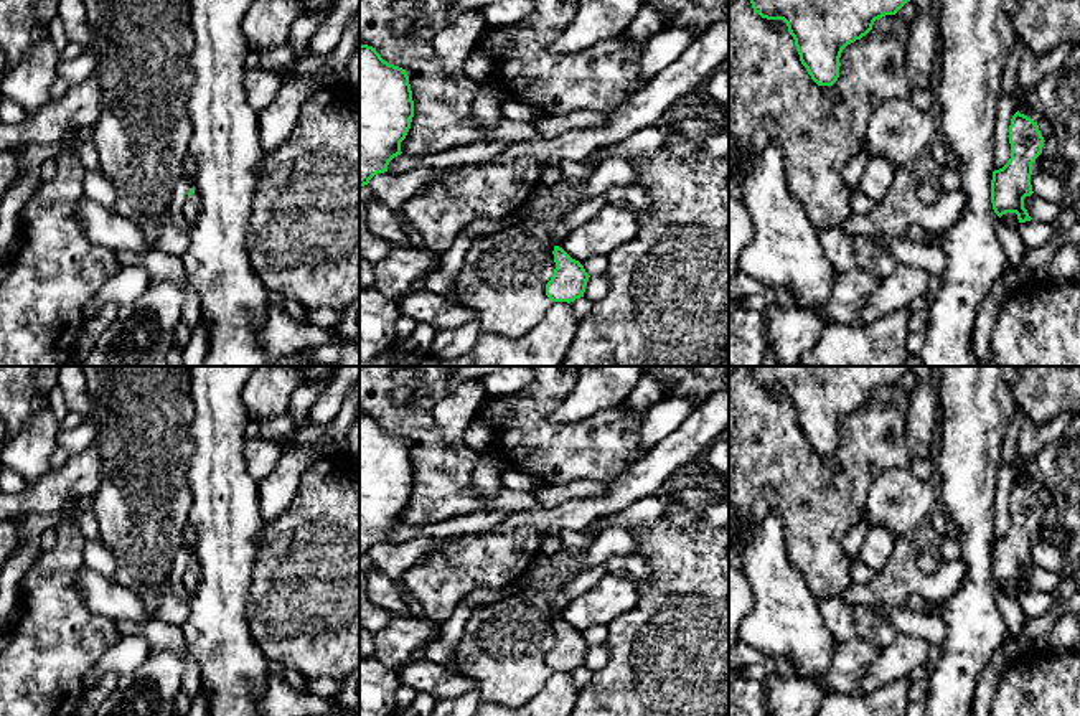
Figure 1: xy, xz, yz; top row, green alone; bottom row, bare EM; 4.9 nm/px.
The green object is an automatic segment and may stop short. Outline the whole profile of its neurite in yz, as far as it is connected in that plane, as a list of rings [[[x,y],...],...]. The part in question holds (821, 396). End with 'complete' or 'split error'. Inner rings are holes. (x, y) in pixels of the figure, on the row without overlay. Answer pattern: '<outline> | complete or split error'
[[[749,366],[762,388],[783,389],[801,434],[818,455],[839,447],[843,419],[866,406],[876,389],[895,384],[910,366]]] | complete

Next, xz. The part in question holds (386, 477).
[[[359,414],[359,558],[369,549],[387,541],[389,531],[401,525],[401,511],[406,508],[414,487],[414,470],[406,439],[389,434],[376,417]]] | complete

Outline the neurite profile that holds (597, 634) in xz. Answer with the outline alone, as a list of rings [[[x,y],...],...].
[[[592,625],[580,632],[585,638],[585,642],[594,647],[607,642],[608,637],[608,627],[605,625]]]

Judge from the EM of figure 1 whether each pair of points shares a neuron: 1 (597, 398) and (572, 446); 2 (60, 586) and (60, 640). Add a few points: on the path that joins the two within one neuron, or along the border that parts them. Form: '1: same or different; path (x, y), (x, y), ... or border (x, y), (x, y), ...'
1: different; border (620, 405), (576, 423), (549, 419)
2: same; path (60, 599), (60, 627)

